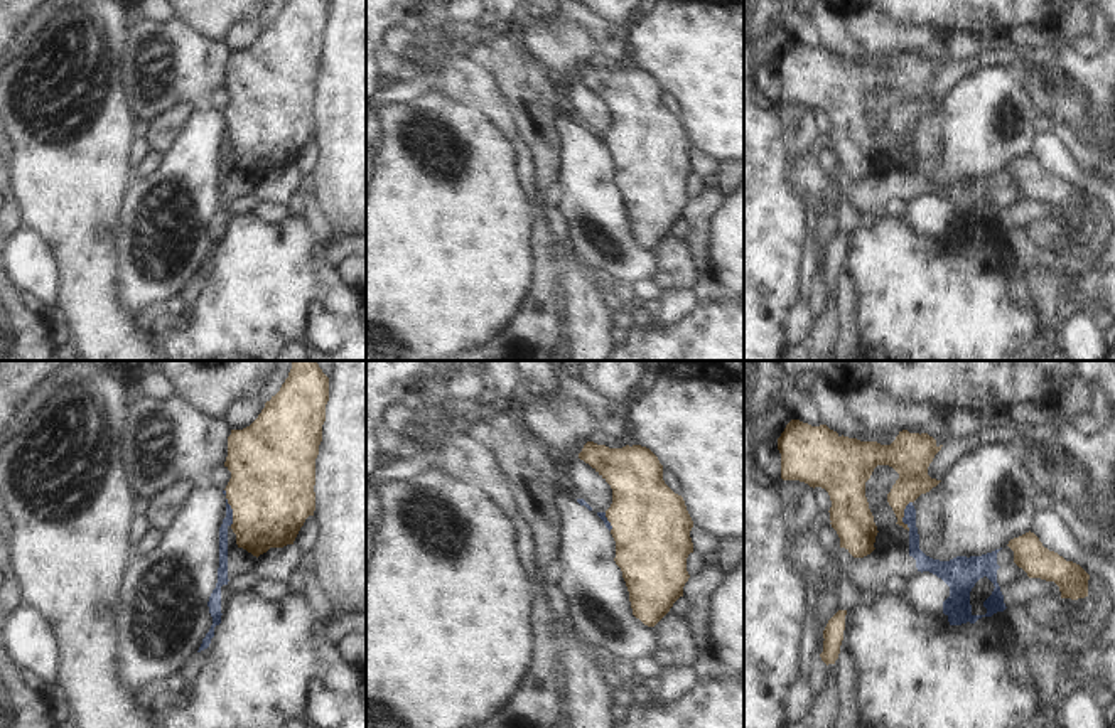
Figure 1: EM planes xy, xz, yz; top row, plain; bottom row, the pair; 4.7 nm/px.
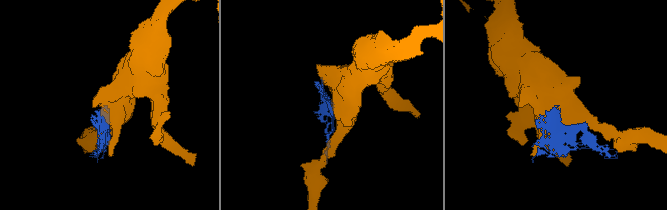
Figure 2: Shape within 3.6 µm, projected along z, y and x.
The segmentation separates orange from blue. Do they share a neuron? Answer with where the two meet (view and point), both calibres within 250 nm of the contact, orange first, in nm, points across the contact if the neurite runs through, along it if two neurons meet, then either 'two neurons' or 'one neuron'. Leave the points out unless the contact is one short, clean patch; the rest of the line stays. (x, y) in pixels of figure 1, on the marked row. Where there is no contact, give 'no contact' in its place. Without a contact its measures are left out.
meets orange in yz at (903, 516); 190 nm thick on the orange side, 80 nm on the other; border along yz (911, 501), (903, 518), (908, 529); two neurons

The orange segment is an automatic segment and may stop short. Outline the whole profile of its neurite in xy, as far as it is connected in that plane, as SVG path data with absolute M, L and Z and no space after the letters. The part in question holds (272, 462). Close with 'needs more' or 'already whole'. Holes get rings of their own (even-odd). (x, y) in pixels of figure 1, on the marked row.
M292 361L280 391L265 403L258 418L243 430L231 430L224 467L231 472L226 499L233 509L231 529L238 548L253 556L270 548L294 544L300 527L315 511L315 458L322 442L329 377L317 361Z; already whole

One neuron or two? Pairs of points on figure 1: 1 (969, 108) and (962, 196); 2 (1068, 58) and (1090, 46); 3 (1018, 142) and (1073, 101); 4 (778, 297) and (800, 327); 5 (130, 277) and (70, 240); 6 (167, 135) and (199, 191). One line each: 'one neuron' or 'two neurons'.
1: one neuron
2: two neurons
3: two neurons
4: two neurons
5: two neurons
6: two neurons

